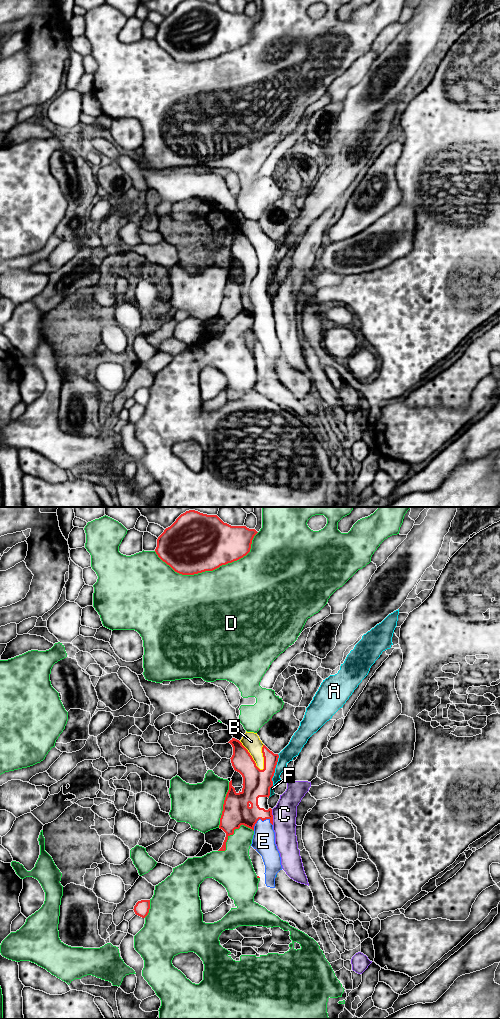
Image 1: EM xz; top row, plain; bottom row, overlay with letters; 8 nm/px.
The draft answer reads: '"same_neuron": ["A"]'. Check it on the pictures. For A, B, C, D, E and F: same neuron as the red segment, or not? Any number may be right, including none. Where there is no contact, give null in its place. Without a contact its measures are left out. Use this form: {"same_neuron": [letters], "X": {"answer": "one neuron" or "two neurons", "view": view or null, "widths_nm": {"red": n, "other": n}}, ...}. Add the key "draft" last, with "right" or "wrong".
{"same_neuron": [], "A": {"answer": "two neurons", "view": "xz", "widths_nm": {"red": 220, "other": 120}}, "B": {"answer": "two neurons", "view": "xz", "widths_nm": {"red": 220, "other": 140}}, "C": {"answer": "two neurons", "view": "xz", "widths_nm": {"red": 180, "other": 190}}, "D": {"answer": "two neurons", "view": "xz", "widths_nm": {"red": 480, "other": 500}}, "E": {"answer": "two neurons", "view": "xz", "widths_nm": {"red": 220, "other": 180}}, "F": {"answer": "two neurons", "view": "xz", "widths_nm": {"red": 220, "other": 30}}, "draft": "wrong"}

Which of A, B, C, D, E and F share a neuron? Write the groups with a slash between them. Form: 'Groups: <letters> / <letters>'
Groups: A C F / B E / D

